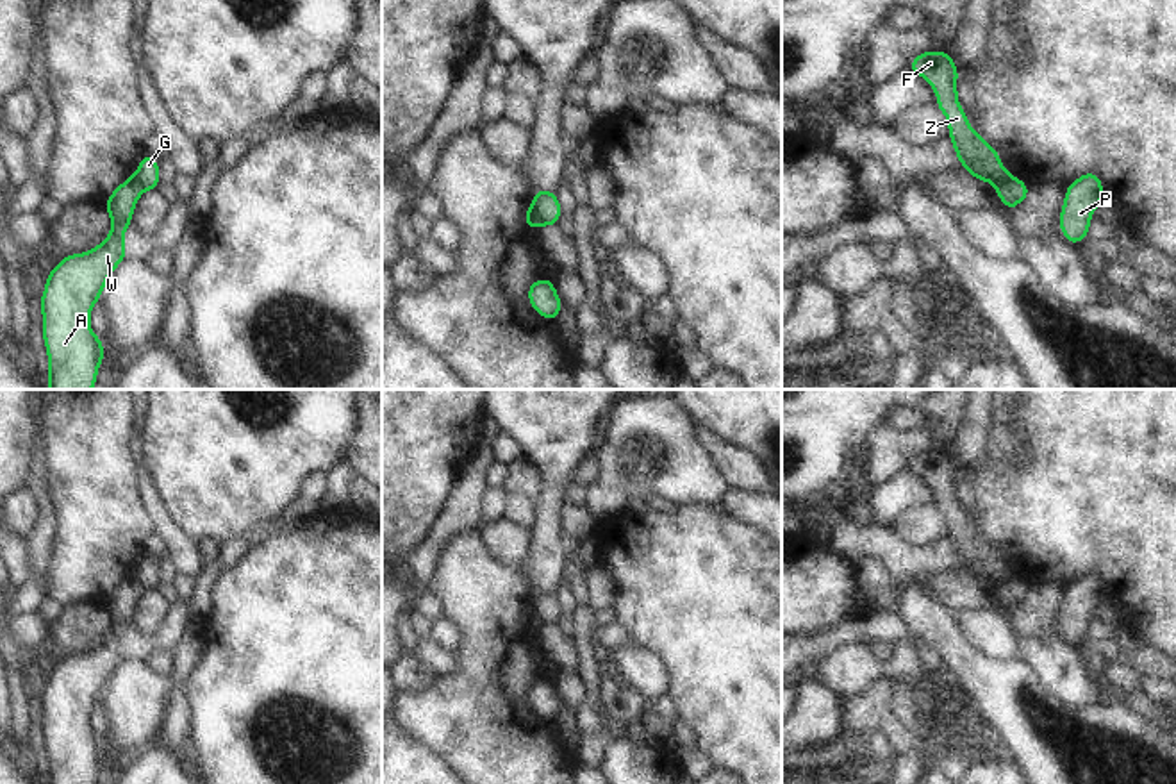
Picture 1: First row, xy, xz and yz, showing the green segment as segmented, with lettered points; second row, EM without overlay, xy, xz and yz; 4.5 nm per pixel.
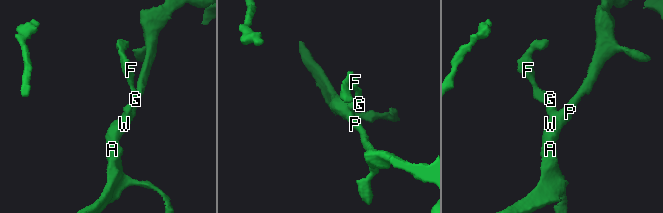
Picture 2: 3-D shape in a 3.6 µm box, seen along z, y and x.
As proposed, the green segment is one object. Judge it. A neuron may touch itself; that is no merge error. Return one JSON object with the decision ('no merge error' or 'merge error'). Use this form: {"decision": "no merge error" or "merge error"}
{"decision": "merge error"}

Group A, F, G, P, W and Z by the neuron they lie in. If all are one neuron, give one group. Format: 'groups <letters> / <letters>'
groups A P W / F G Z

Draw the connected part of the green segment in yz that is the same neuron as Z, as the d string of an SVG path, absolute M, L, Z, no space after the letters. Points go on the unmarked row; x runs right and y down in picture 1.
M924 452L910 464L912 473L923 475L939 498L939 509L949 521L949 538L964 568L976 579L1006 584L1012 573L999 564L999 554L978 536L967 523L967 516L957 500L957 466L946 452Z

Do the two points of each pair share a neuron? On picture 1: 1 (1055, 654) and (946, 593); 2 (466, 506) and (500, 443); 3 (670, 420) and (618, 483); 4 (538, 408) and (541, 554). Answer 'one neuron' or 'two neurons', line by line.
1: one neuron
2: two neurons
3: one neuron
4: one neuron

